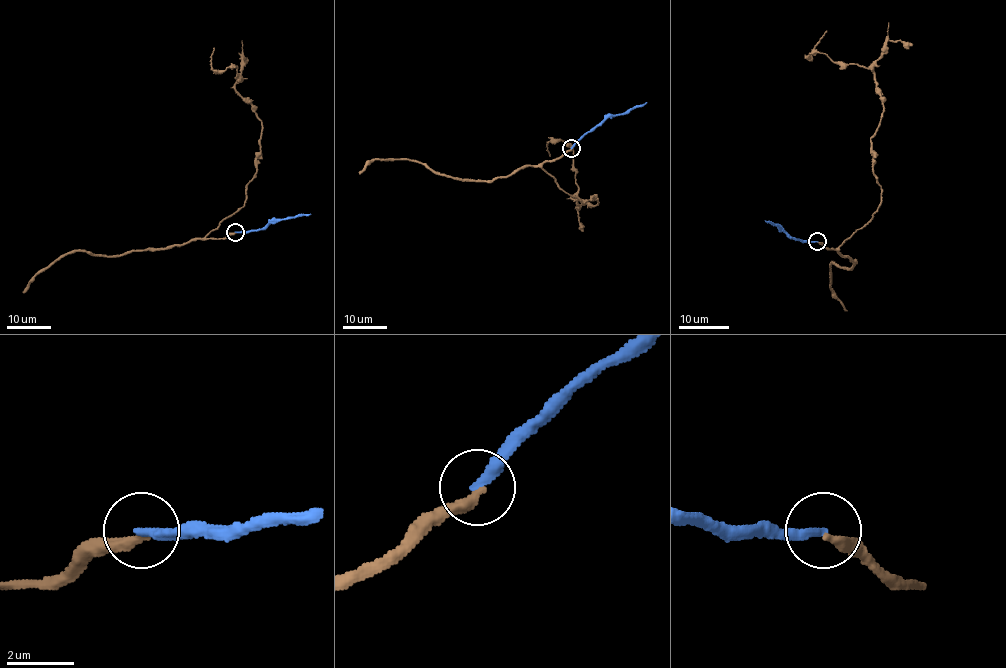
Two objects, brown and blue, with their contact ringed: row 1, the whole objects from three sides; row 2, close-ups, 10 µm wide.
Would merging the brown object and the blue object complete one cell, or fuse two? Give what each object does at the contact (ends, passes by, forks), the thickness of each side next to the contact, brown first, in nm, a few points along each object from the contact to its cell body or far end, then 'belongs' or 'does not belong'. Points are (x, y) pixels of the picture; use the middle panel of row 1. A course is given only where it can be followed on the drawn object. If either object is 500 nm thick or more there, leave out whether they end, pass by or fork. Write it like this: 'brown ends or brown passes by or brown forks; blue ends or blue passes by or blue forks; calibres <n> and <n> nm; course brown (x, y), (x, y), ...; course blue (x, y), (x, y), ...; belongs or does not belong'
brown ends; blue ends; calibres 280 and 320 nm; course brown (572, 148), (541, 167), (581, 204), (596, 195), (595, 206), (571, 197), (573, 149), (550, 140), (550, 156); course blue (572, 148), (608, 118), (625, 114), (647, 102); does not belong

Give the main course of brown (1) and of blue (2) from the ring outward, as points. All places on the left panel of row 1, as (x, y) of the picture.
1: (236, 232), (205, 237), (244, 205), (261, 120), (236, 90), (242, 78), (237, 66), (214, 71), (214, 48)
2: (236, 232), (257, 231), (272, 221), (311, 214)

